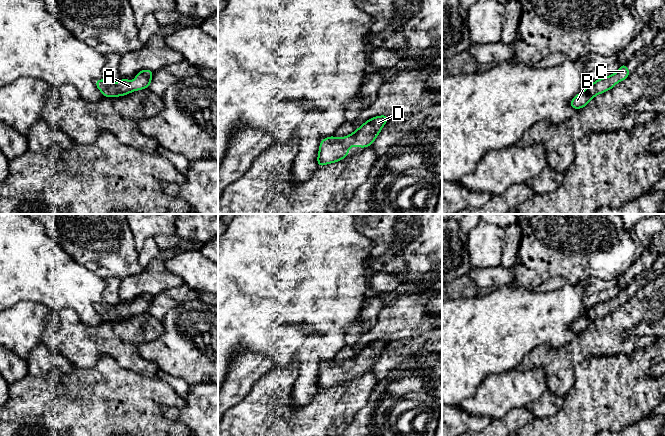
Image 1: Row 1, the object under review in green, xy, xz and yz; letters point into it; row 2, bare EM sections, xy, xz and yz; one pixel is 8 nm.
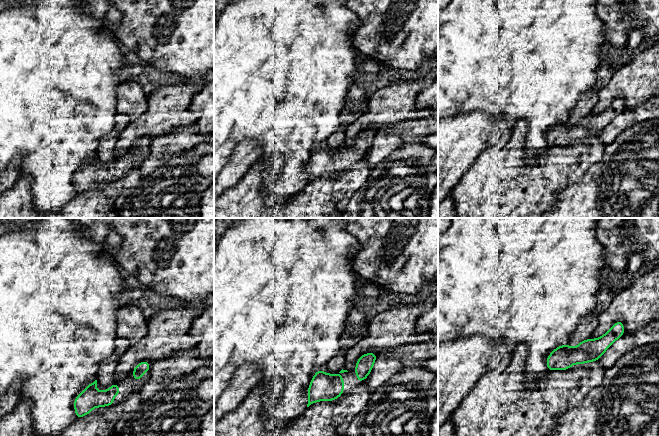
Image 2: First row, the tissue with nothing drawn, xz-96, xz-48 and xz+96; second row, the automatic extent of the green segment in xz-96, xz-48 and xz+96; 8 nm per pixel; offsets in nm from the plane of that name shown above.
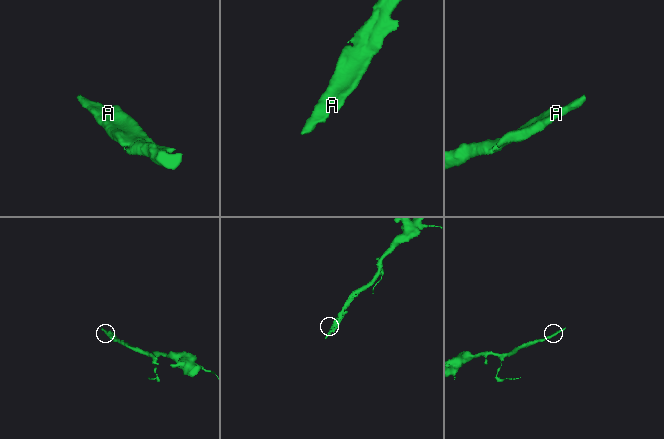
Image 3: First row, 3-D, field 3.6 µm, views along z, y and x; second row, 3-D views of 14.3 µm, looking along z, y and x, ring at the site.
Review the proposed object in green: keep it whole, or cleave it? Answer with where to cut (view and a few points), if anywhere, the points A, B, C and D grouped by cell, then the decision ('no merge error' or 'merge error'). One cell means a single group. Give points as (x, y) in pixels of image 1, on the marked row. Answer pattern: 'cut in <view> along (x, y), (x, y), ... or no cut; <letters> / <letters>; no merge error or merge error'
no cut; A B C D; no merge error

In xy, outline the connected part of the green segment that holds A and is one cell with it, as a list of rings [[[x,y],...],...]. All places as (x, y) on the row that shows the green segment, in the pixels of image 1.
[[[142,70],[137,73],[135,80],[121,79],[117,83],[99,79],[95,82],[97,88],[102,92],[103,97],[124,96],[136,90],[149,88],[153,72],[151,70]]]

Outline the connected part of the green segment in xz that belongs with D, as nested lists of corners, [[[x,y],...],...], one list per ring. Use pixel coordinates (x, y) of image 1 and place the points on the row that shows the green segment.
[[[381,115],[367,120],[352,134],[342,138],[334,136],[322,139],[319,146],[318,166],[335,163],[348,156],[348,149],[353,146],[365,148],[375,141],[384,124],[388,121],[387,115]]]

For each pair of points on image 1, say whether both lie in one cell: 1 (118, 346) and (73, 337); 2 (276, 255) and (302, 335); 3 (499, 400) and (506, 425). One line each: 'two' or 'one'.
1: one
2: one
3: two

